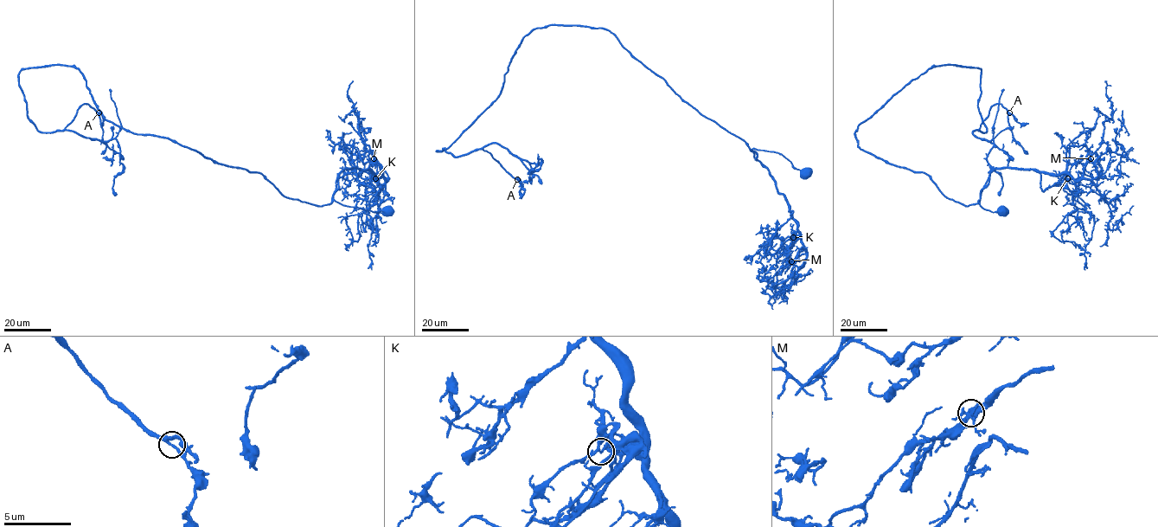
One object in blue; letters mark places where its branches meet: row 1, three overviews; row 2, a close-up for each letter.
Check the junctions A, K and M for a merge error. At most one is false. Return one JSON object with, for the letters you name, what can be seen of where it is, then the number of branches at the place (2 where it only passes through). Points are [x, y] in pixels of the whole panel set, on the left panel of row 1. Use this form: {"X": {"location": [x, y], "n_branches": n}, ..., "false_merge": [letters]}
{"K": {"location": [375, 178], "n_branches": 3}, "false_merge": ["K"]}

